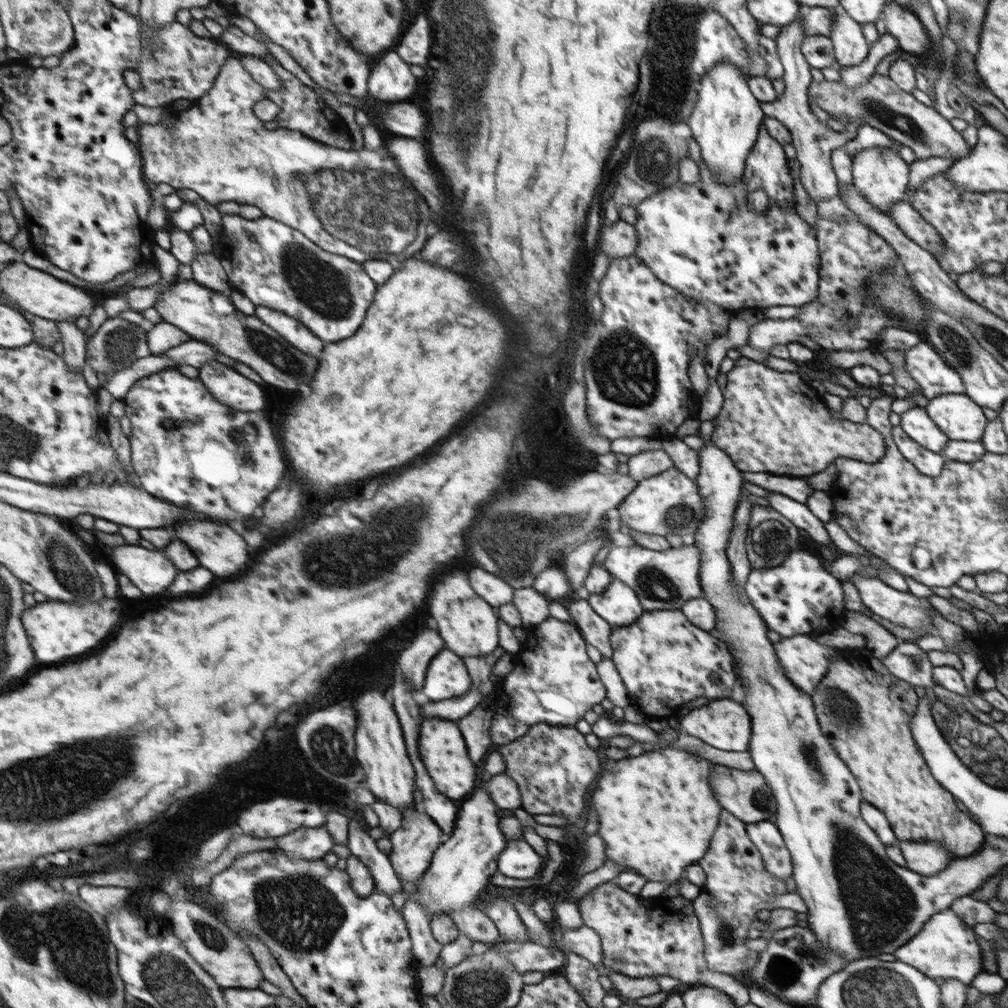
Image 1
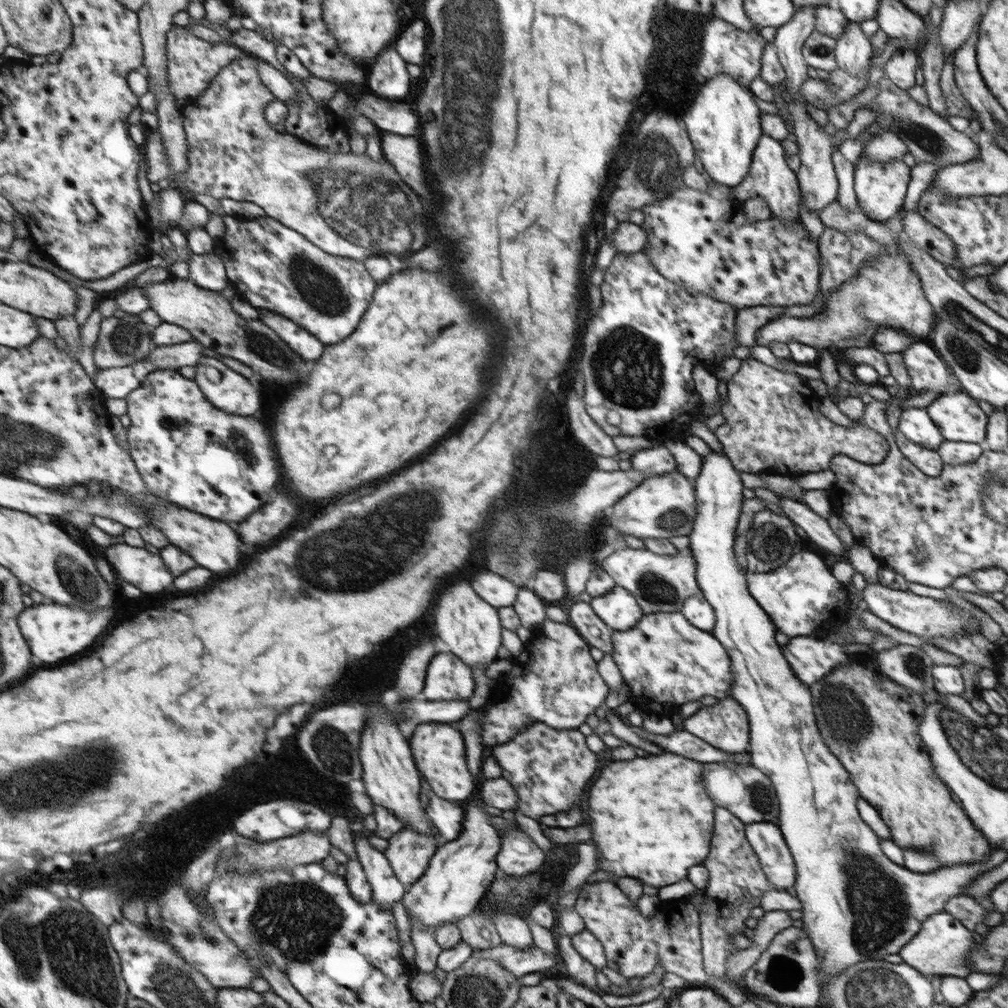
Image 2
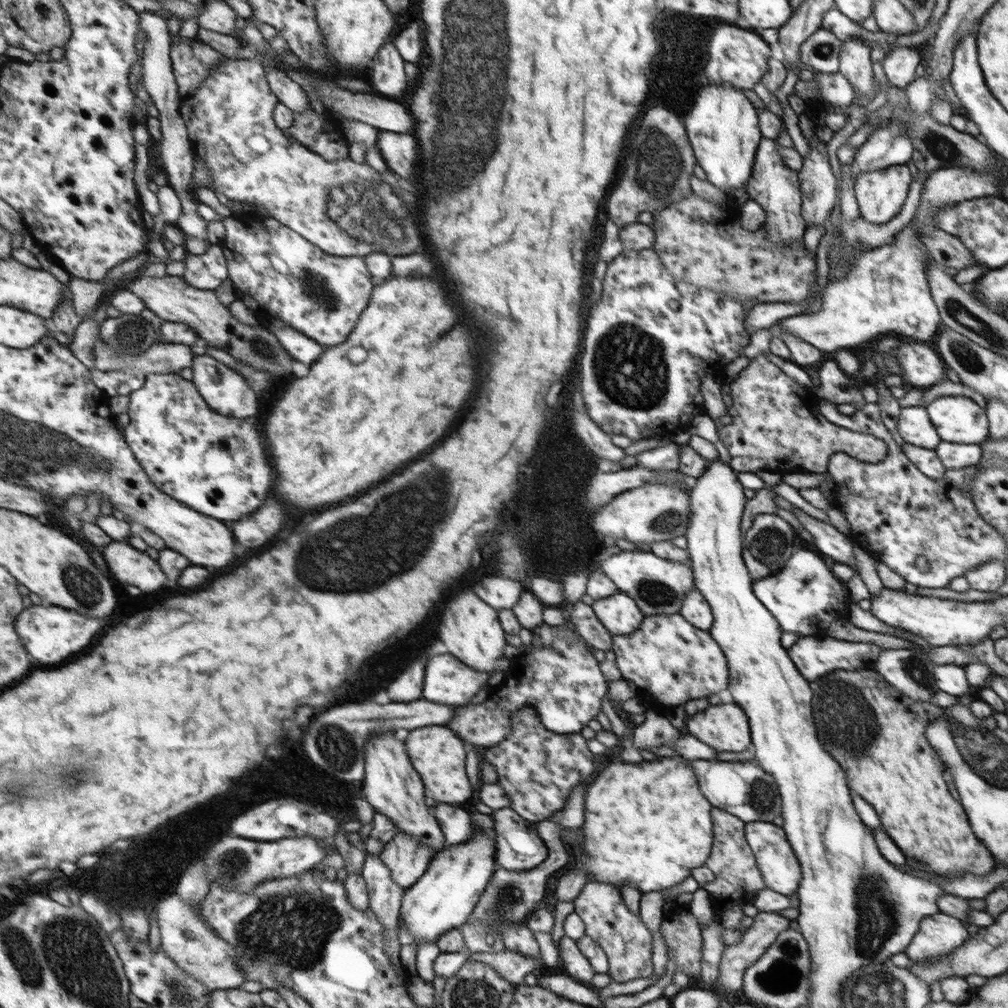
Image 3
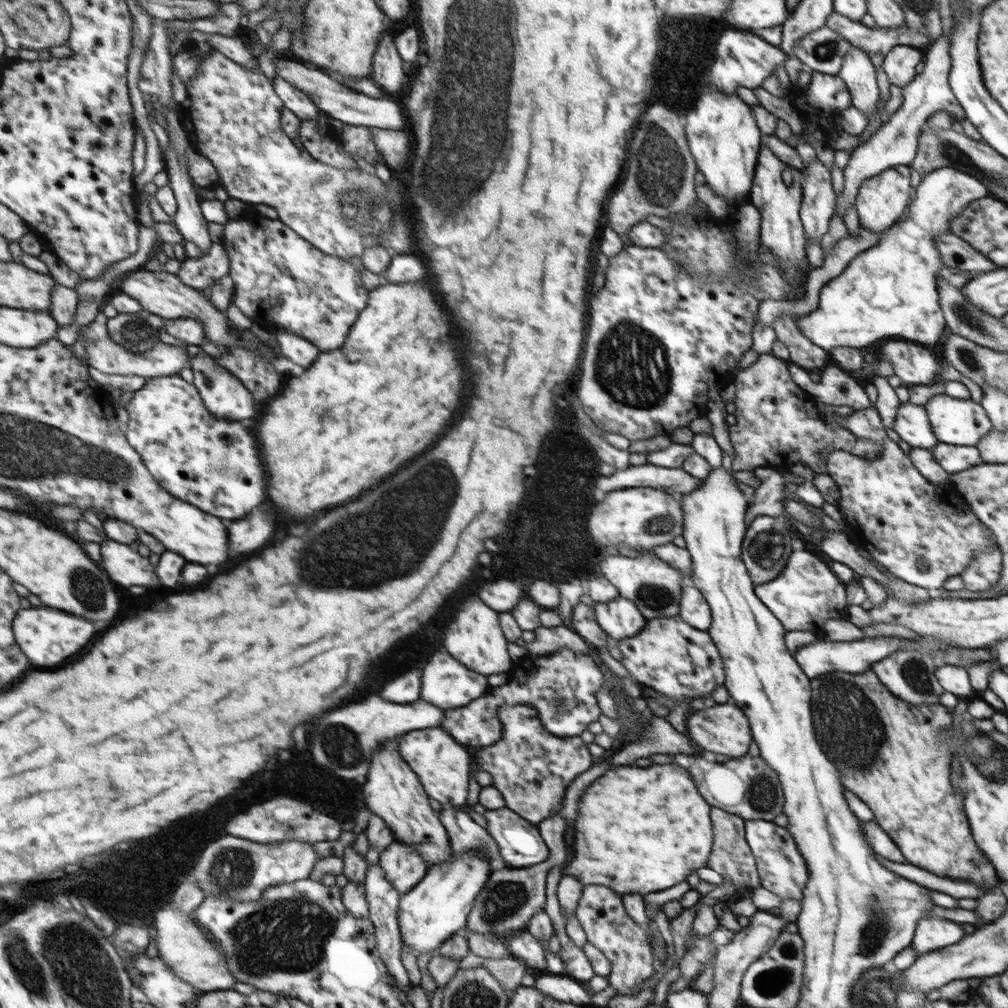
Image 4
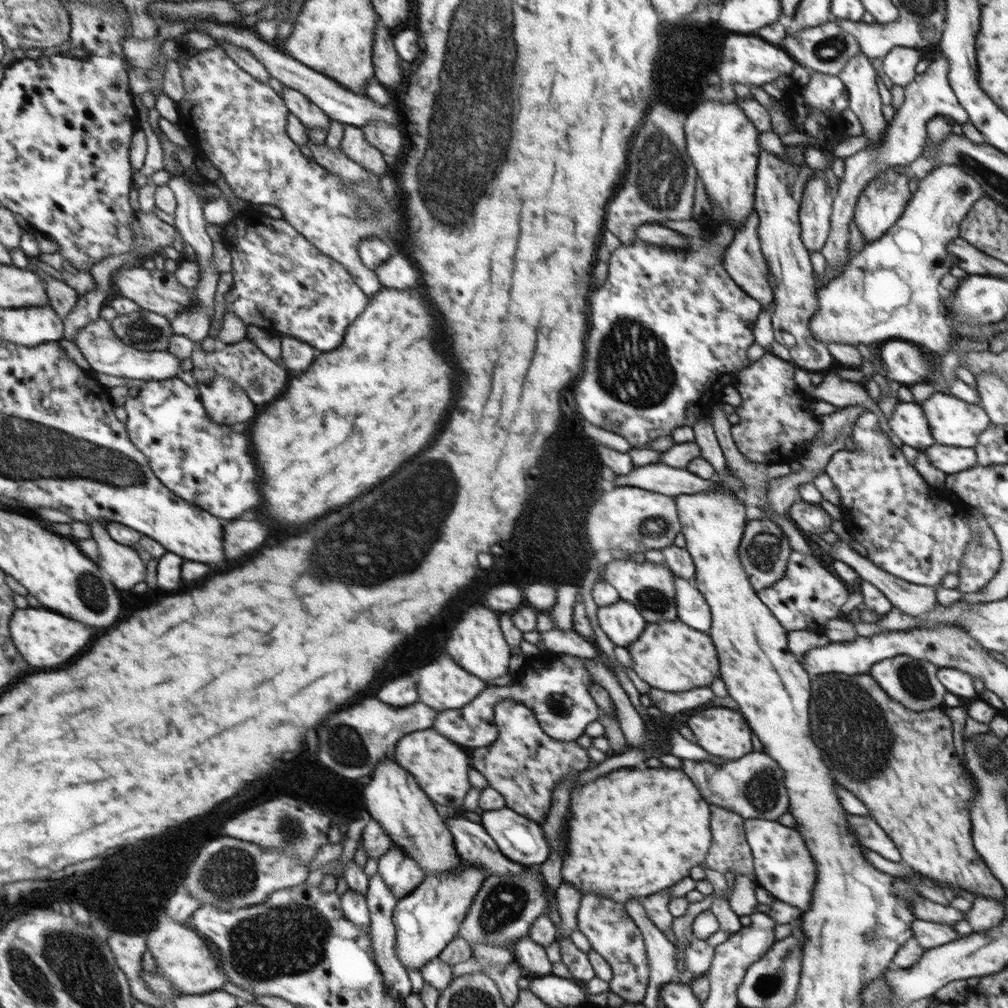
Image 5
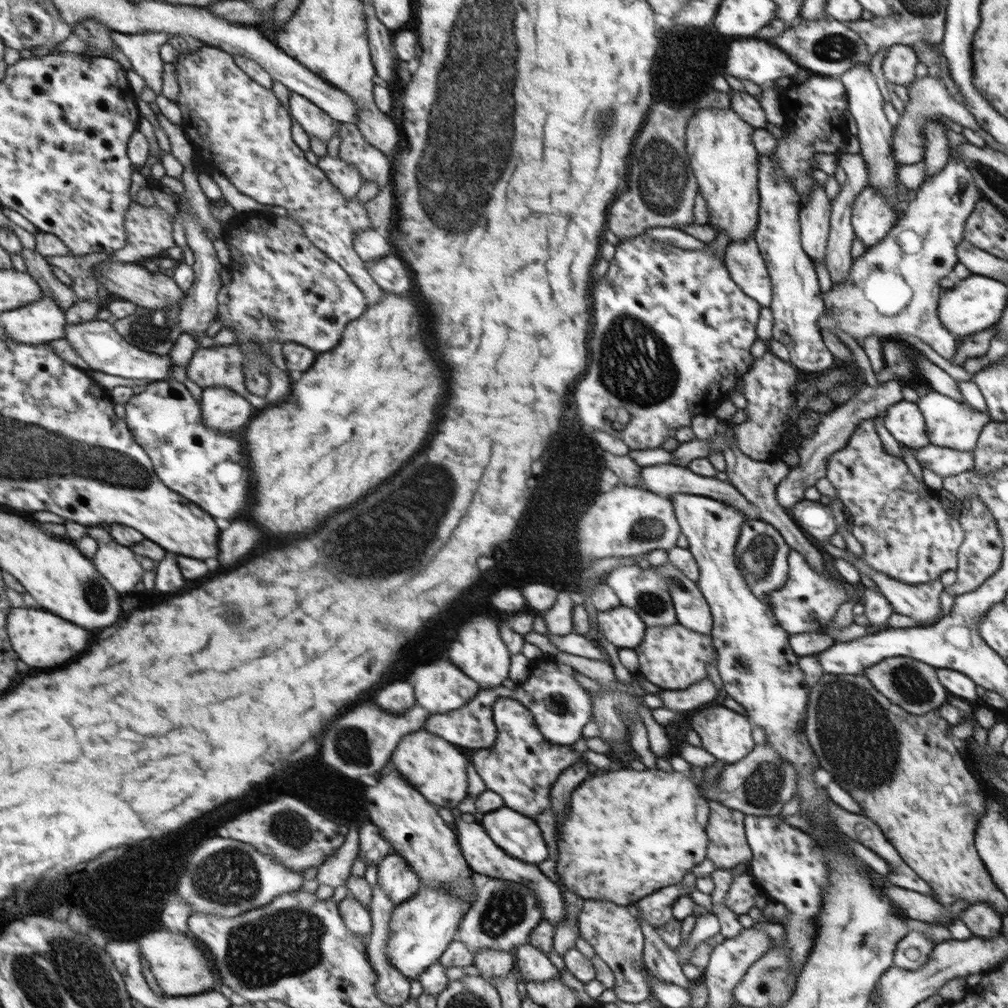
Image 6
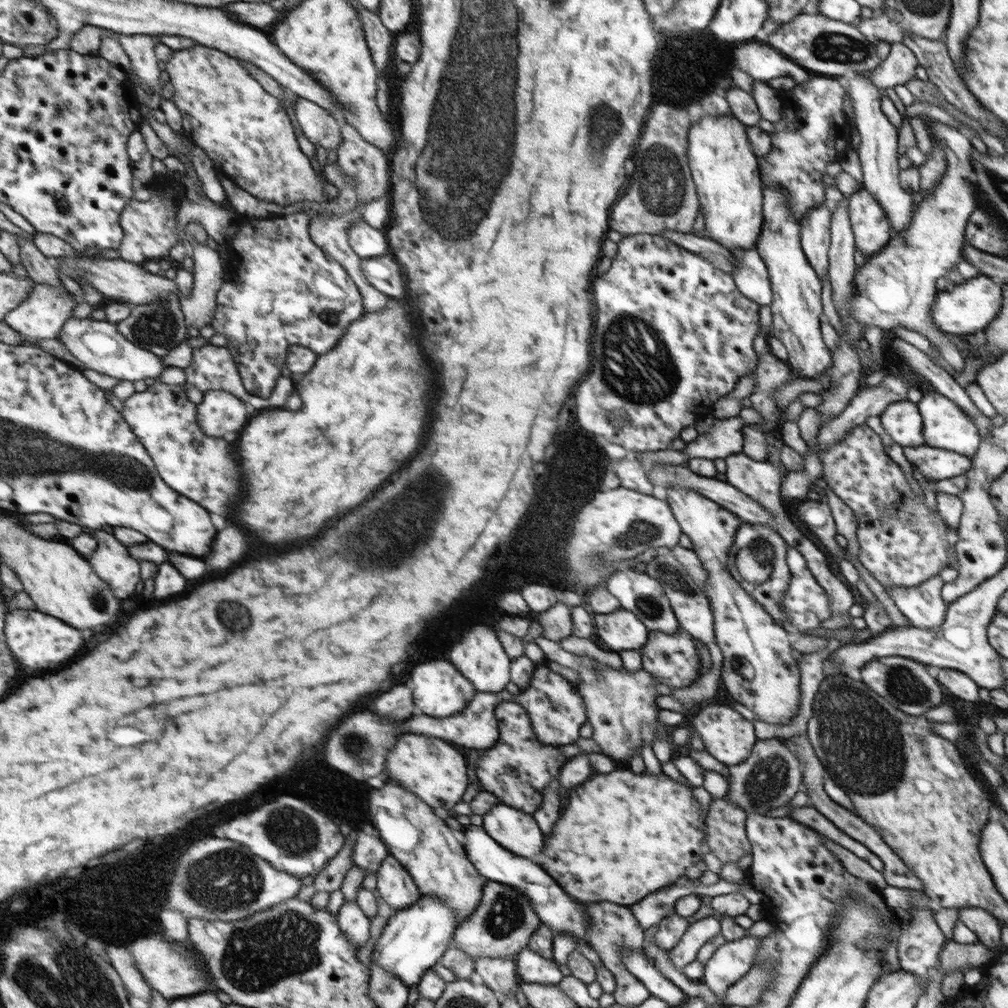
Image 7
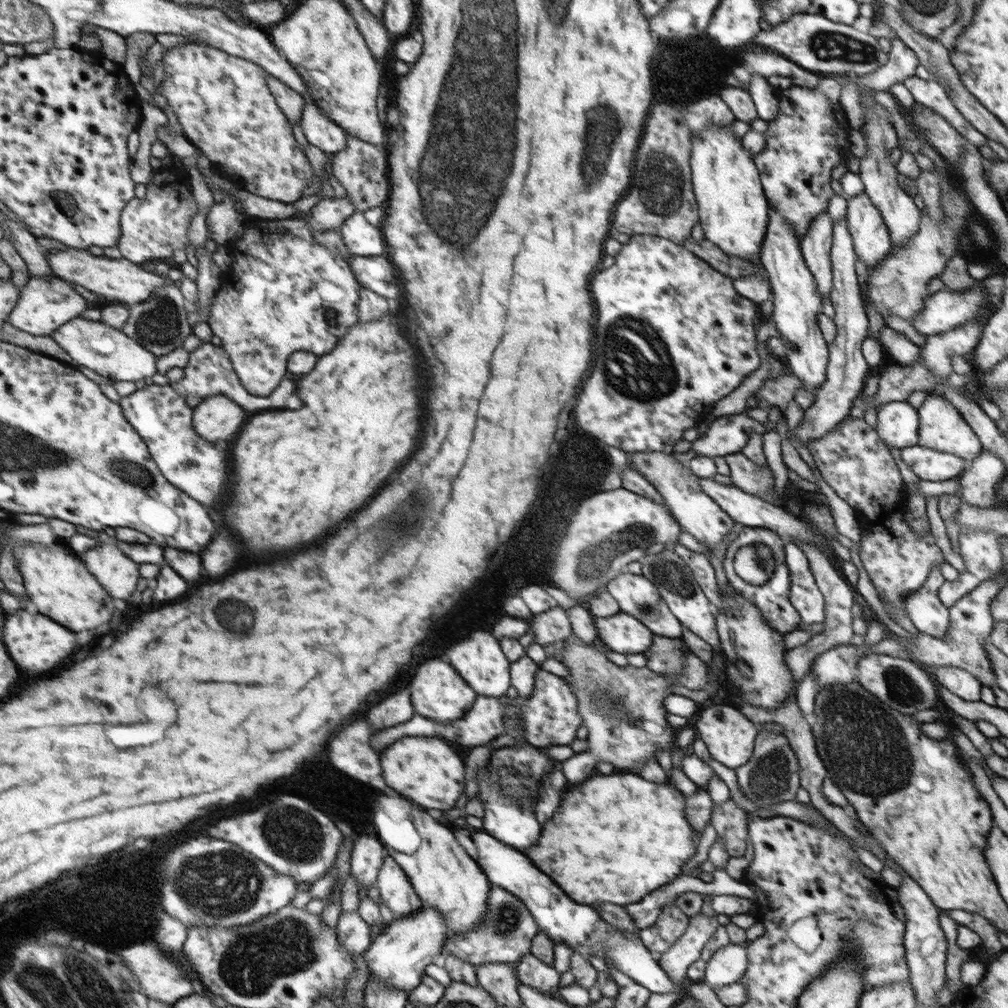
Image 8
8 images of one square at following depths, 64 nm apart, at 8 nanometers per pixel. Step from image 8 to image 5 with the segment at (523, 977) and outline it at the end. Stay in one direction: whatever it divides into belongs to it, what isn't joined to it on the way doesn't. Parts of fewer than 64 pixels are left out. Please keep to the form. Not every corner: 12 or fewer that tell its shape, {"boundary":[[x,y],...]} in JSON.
{"boundary":[[529,936],[509,949],[524,975],[553,975],[544,946]]}

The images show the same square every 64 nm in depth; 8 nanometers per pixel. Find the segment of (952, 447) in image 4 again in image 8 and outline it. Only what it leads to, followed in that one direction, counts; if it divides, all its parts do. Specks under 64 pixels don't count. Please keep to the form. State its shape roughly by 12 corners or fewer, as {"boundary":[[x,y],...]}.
{"boundary":[[919,444],[900,456],[918,478],[960,477],[969,465],[955,454]]}

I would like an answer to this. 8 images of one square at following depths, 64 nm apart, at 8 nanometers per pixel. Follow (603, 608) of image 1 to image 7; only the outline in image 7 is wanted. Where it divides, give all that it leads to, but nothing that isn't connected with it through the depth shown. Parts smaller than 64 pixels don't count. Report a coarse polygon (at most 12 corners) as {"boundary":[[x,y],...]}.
{"boundary":[[624,608],[595,615],[595,639],[617,653],[644,648],[647,625]]}

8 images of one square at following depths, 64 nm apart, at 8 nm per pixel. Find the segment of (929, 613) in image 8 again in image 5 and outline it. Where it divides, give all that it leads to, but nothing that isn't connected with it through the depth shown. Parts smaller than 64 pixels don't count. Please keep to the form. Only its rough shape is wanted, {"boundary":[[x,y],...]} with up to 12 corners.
{"boundary":[[838,538],[831,556],[914,617],[936,608],[933,586],[881,570]]}

